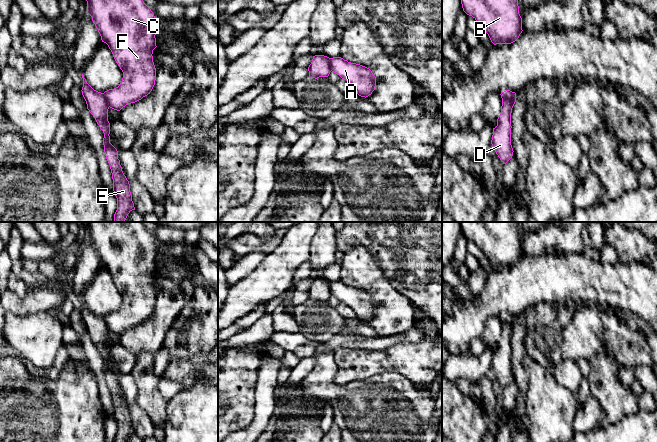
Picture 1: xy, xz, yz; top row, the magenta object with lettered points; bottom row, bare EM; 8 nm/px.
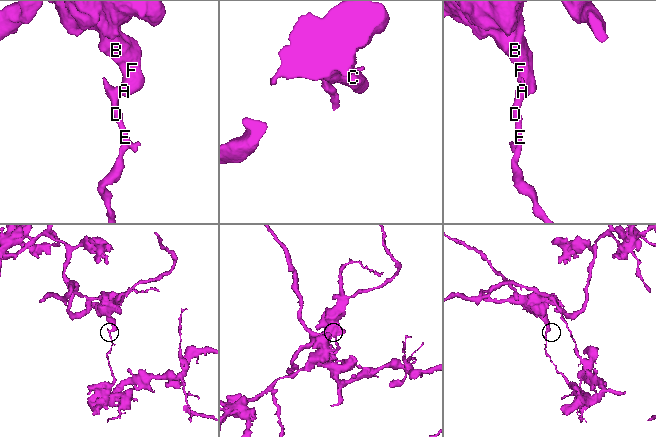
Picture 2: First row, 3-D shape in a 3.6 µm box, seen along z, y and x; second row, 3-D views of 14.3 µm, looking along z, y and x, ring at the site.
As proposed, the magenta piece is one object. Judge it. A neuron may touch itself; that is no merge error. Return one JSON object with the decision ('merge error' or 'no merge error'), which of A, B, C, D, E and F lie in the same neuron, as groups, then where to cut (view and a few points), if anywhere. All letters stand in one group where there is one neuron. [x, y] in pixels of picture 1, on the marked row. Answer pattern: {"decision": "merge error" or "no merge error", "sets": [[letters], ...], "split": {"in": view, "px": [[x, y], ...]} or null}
{"decision": "merge error", "sets": [["A", "B", "C", "F"], ["D", "E"]], "split": {"in": "xy", "px": [[102, 93], [109, 106]]}}

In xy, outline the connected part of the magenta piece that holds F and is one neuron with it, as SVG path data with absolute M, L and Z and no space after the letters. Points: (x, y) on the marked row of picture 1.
M86 0L87 14L92 17L102 42L106 43L123 72L120 85L103 94L109 107L120 111L150 94L156 80L153 50L156 46L157 24L154 13L143 0Z

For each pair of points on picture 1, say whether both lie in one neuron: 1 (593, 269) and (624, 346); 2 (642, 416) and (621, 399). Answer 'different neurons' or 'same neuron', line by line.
1: different neurons
2: different neurons

